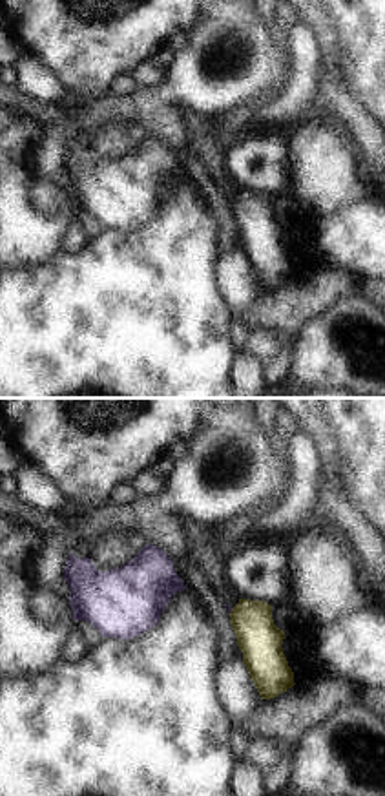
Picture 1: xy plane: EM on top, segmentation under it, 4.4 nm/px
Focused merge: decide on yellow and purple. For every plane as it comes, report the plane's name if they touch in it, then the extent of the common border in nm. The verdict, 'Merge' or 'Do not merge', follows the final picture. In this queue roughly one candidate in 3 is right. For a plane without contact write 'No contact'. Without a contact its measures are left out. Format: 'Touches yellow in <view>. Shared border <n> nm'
Touches yellow in xy. Shared border 30 nm

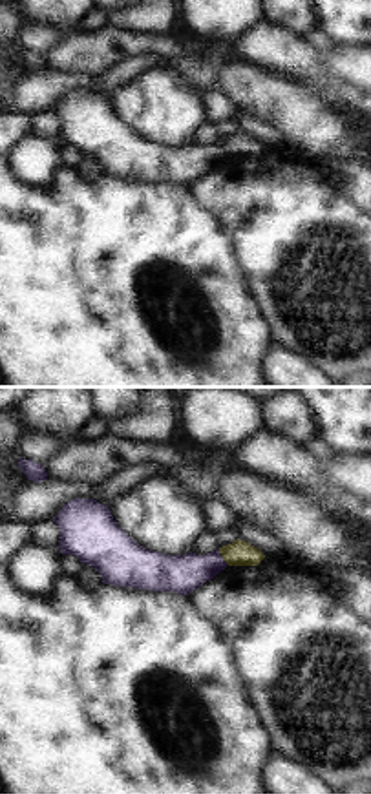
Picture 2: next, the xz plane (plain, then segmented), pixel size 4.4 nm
Touches yellow in xz. Shared border 90 nm

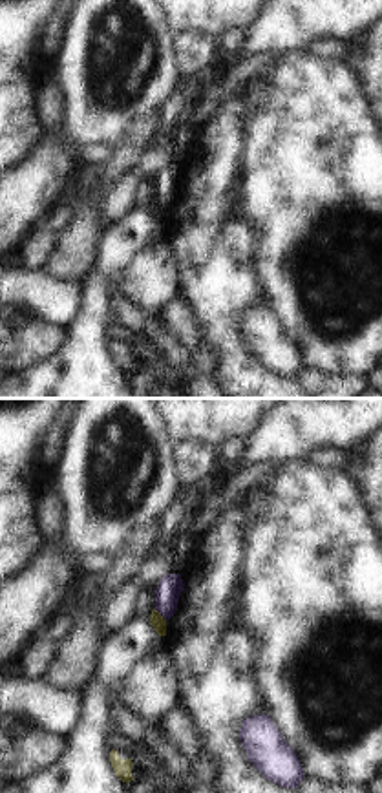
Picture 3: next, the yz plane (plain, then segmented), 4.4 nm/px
Touches yellow in yz. Shared border 80 nm

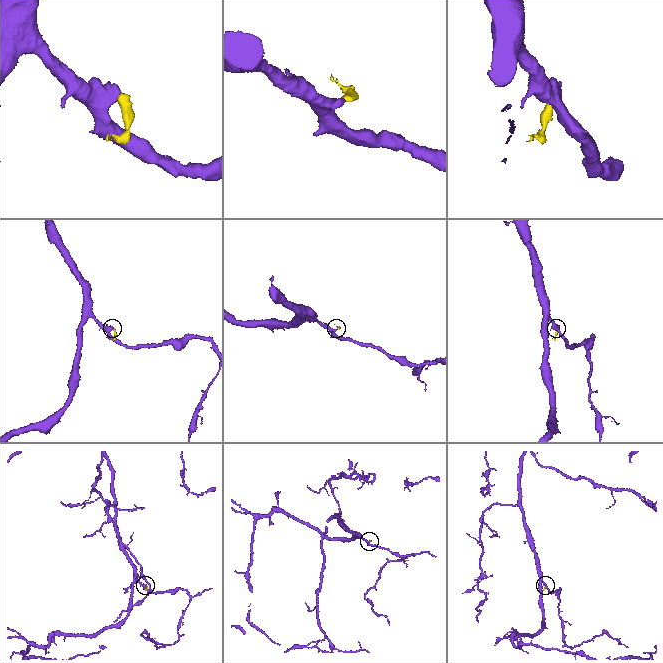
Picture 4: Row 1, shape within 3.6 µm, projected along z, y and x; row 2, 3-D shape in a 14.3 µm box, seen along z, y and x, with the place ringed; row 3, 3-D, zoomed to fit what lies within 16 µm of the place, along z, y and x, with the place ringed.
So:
Do not merge

